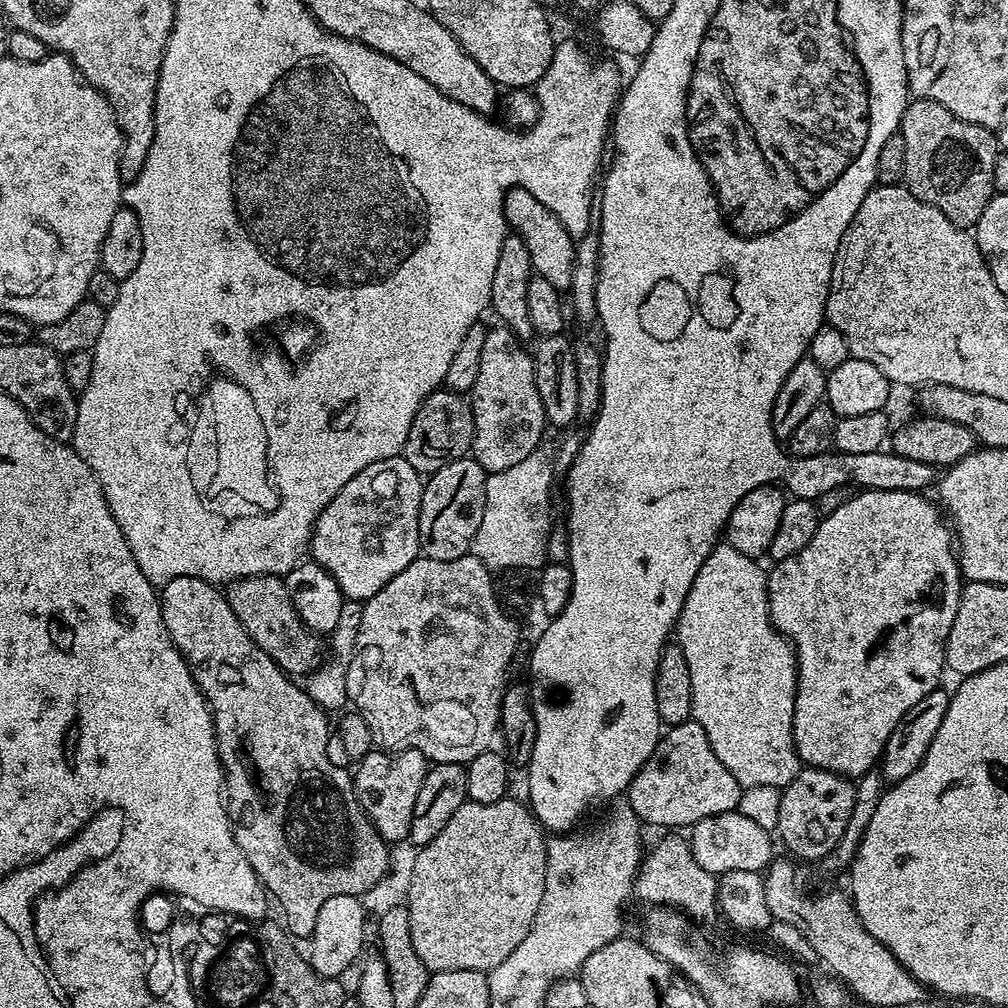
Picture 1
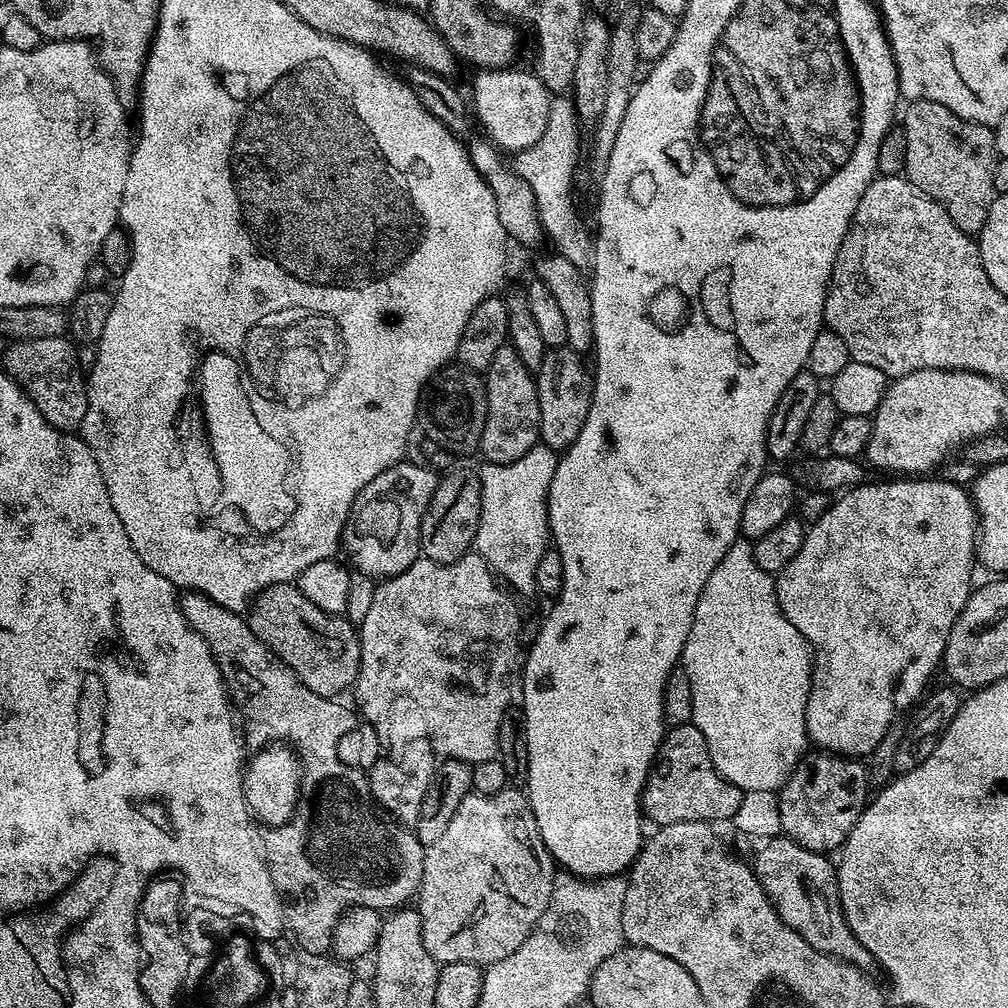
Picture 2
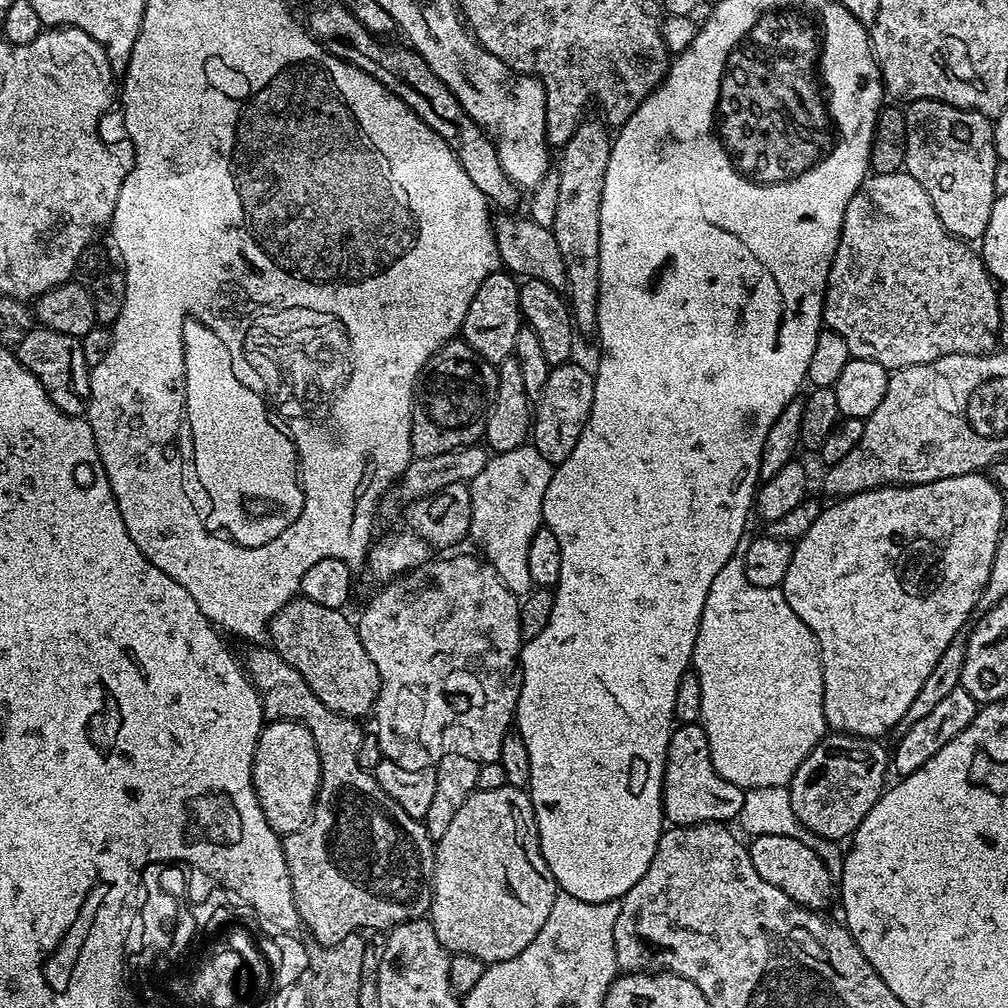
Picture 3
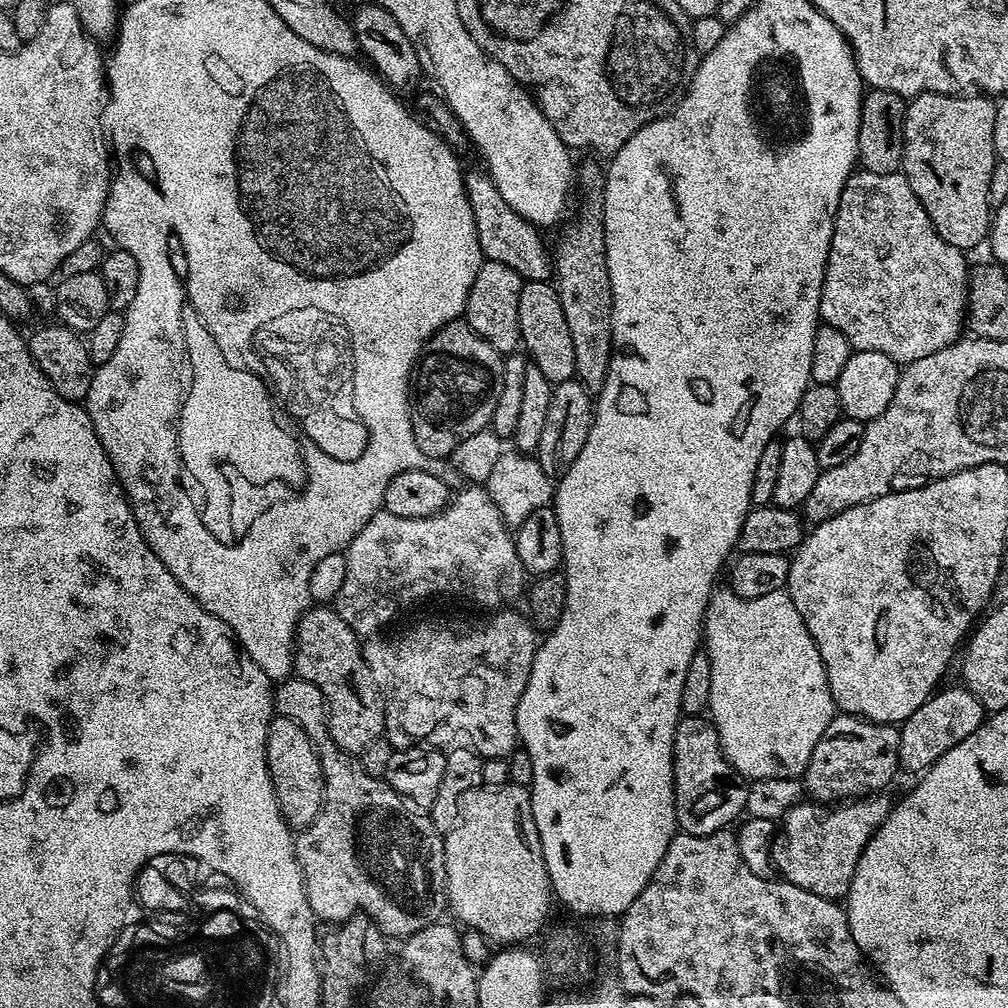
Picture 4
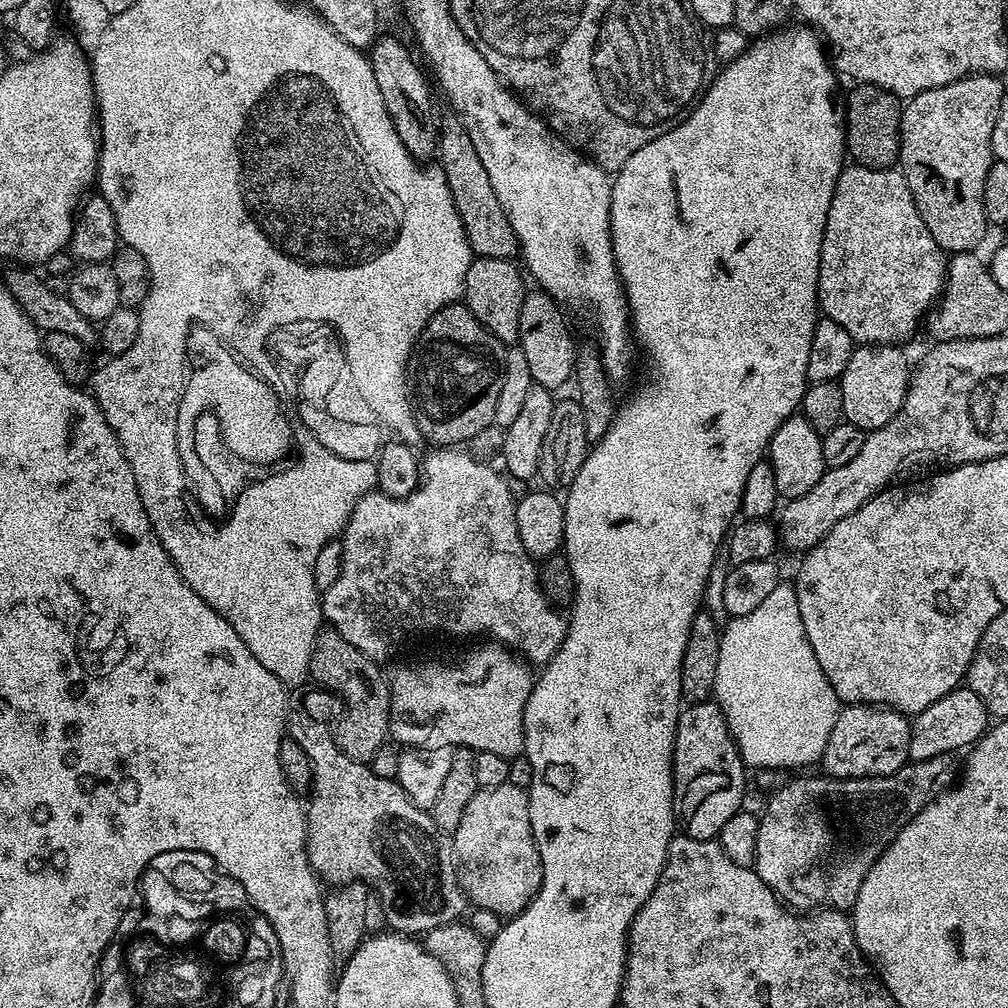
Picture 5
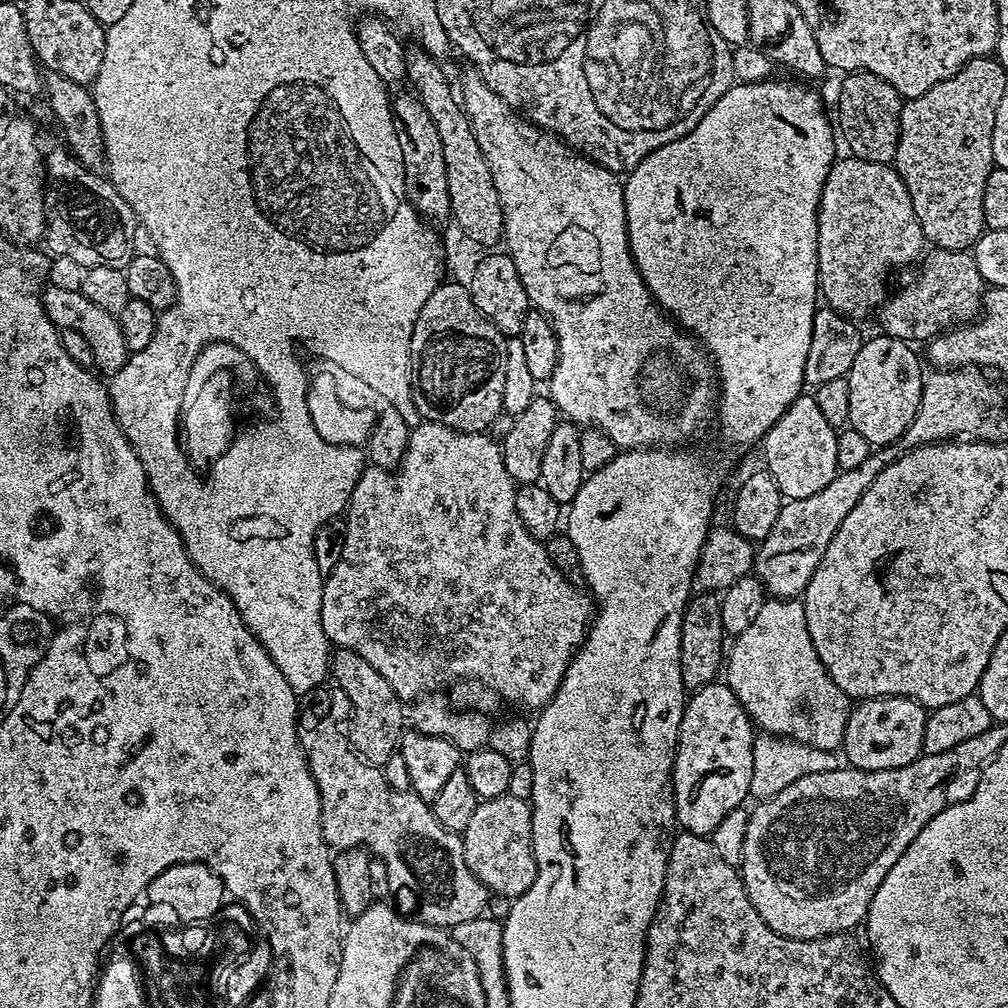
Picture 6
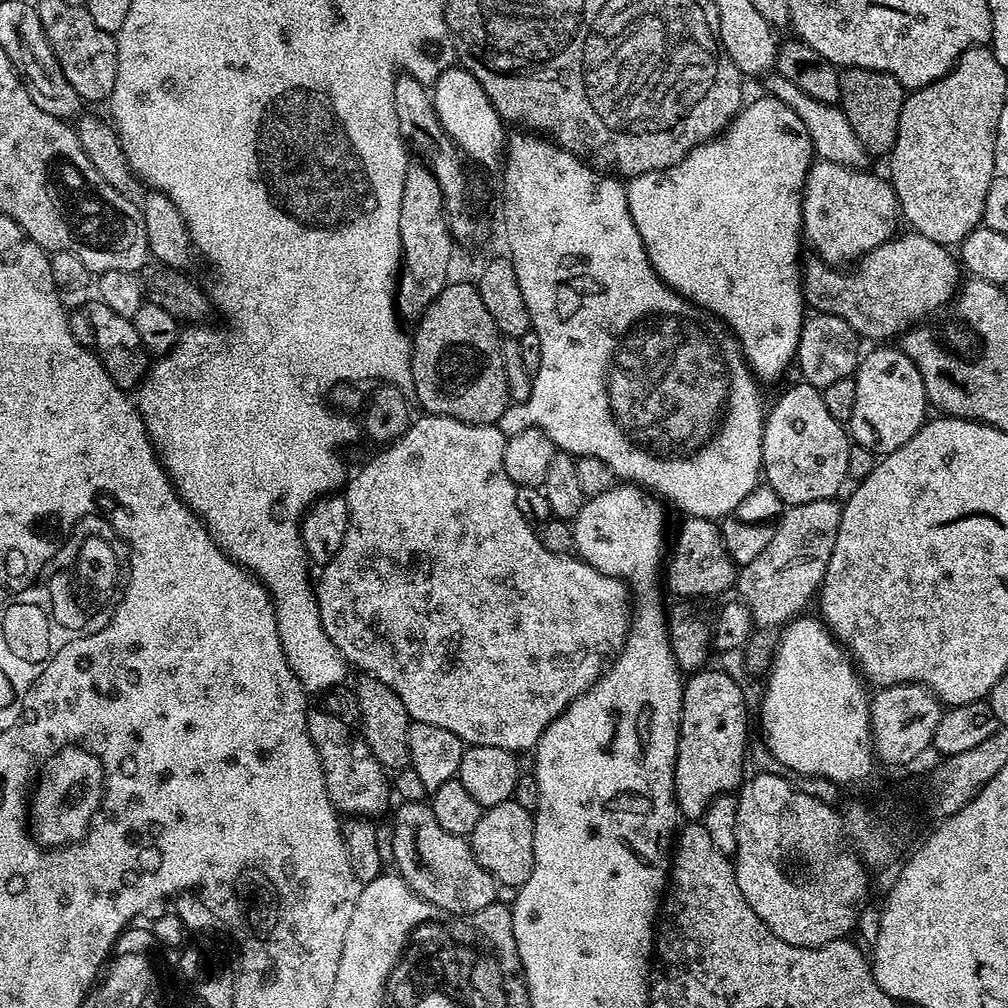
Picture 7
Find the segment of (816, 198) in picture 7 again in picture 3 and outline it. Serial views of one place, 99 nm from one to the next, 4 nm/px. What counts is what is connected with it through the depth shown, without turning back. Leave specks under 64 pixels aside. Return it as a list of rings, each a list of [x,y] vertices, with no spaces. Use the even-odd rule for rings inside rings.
[[[907,170],[894,174],[872,174],[860,184],[859,190],[854,194],[854,198],[850,198],[844,211],[844,225],[840,231],[838,250],[832,255],[832,269],[828,271],[828,288],[824,292],[824,324],[842,334],[842,338],[846,338],[846,346],[853,358],[878,362],[883,368],[895,370],[906,366],[918,366],[922,362],[934,362],[946,354],[982,356],[985,352],[995,349],[998,344],[996,331],[1000,326],[1000,298],[997,285],[985,270],[977,249],[969,246],[960,237],[951,236],[940,225],[940,219],[930,198]]]

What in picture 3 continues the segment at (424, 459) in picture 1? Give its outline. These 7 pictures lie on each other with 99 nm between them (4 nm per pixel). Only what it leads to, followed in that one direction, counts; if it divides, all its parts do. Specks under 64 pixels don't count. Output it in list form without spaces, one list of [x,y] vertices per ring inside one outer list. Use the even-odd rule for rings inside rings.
[[[453,338],[441,346],[421,370],[412,394],[410,442],[413,457],[446,454],[477,443],[484,435],[499,377],[497,365],[482,358],[463,339]]]

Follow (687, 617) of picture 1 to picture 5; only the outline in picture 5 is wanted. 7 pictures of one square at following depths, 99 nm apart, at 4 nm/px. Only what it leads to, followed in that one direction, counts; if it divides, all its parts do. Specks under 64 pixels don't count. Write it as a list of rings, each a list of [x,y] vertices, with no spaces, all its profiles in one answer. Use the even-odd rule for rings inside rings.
[[[781,582],[774,590],[774,594],[769,594],[762,601],[762,606],[758,610],[750,610],[750,614],[733,616],[723,625],[720,633],[720,649],[718,650],[718,675],[714,677],[714,700],[719,704],[724,717],[728,722],[728,728],[732,731],[732,738],[736,741],[736,749],[744,759],[745,765],[753,770],[781,770],[780,768],[800,768],[796,770],[808,770],[811,764],[819,765],[824,758],[826,742],[830,742],[830,730],[834,730],[834,722],[838,722],[842,702],[830,686],[822,666],[818,666],[818,658],[814,658],[814,646],[810,646],[810,638],[806,638],[806,630],[802,626],[802,614],[798,614],[798,594],[791,583]]]

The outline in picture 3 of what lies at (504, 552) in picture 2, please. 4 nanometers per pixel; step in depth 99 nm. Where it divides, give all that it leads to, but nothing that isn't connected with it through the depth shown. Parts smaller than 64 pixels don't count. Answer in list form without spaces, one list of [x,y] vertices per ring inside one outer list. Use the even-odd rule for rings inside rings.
[[[525,444],[514,450],[491,455],[481,473],[468,484],[471,490],[469,539],[473,539],[480,546],[479,551],[483,557],[498,571],[505,586],[517,596],[528,594],[534,586],[528,571],[528,548],[534,534],[543,525],[542,498],[545,497],[553,471],[554,466],[546,462],[546,458],[543,458],[535,447]]]

